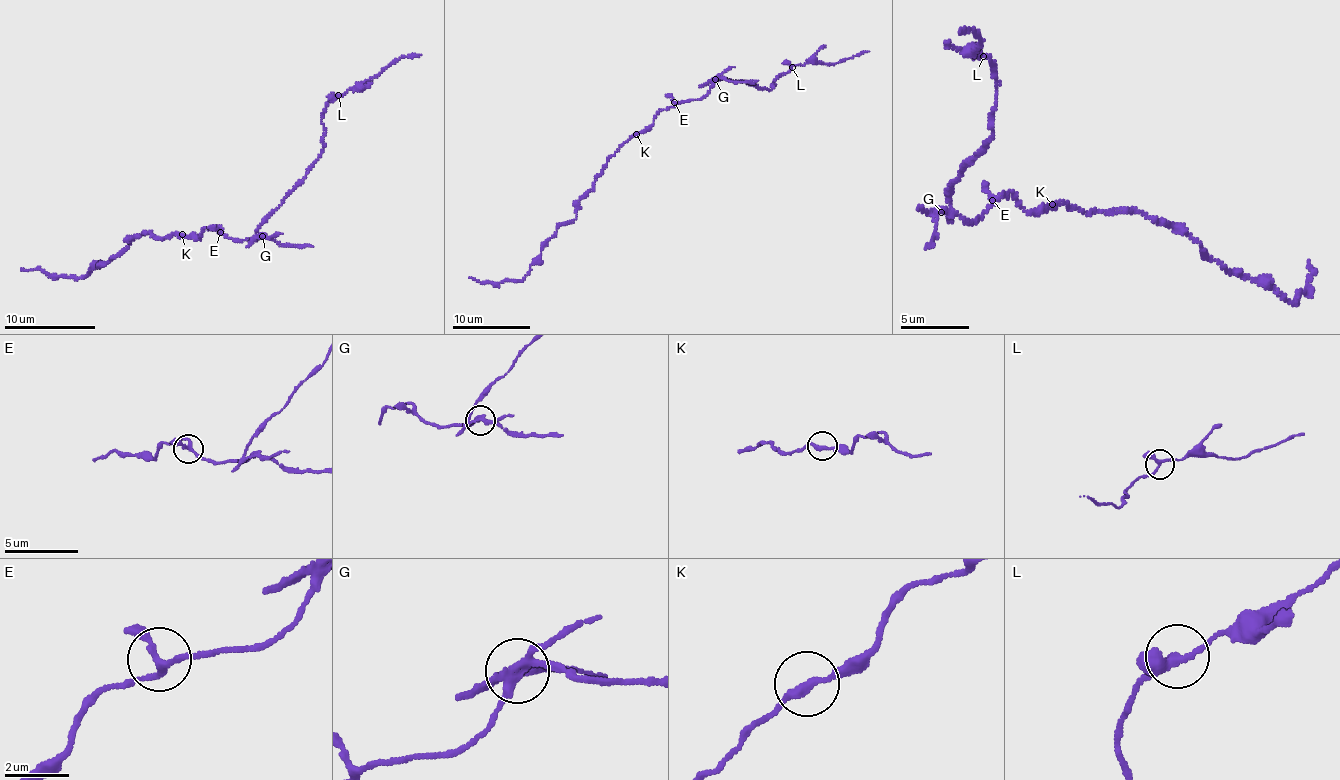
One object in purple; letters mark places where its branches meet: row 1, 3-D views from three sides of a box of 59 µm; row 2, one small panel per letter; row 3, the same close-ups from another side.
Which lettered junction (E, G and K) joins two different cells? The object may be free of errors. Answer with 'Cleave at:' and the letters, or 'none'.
Cleave at: G

